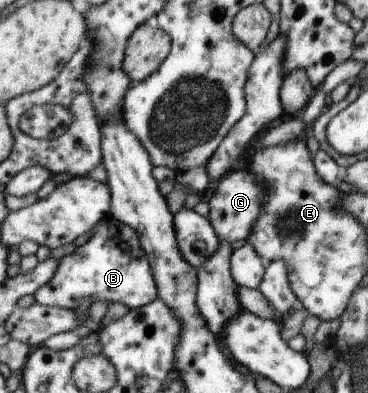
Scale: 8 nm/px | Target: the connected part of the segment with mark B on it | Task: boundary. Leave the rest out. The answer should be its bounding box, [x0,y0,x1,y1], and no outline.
[34,216,159,311]

